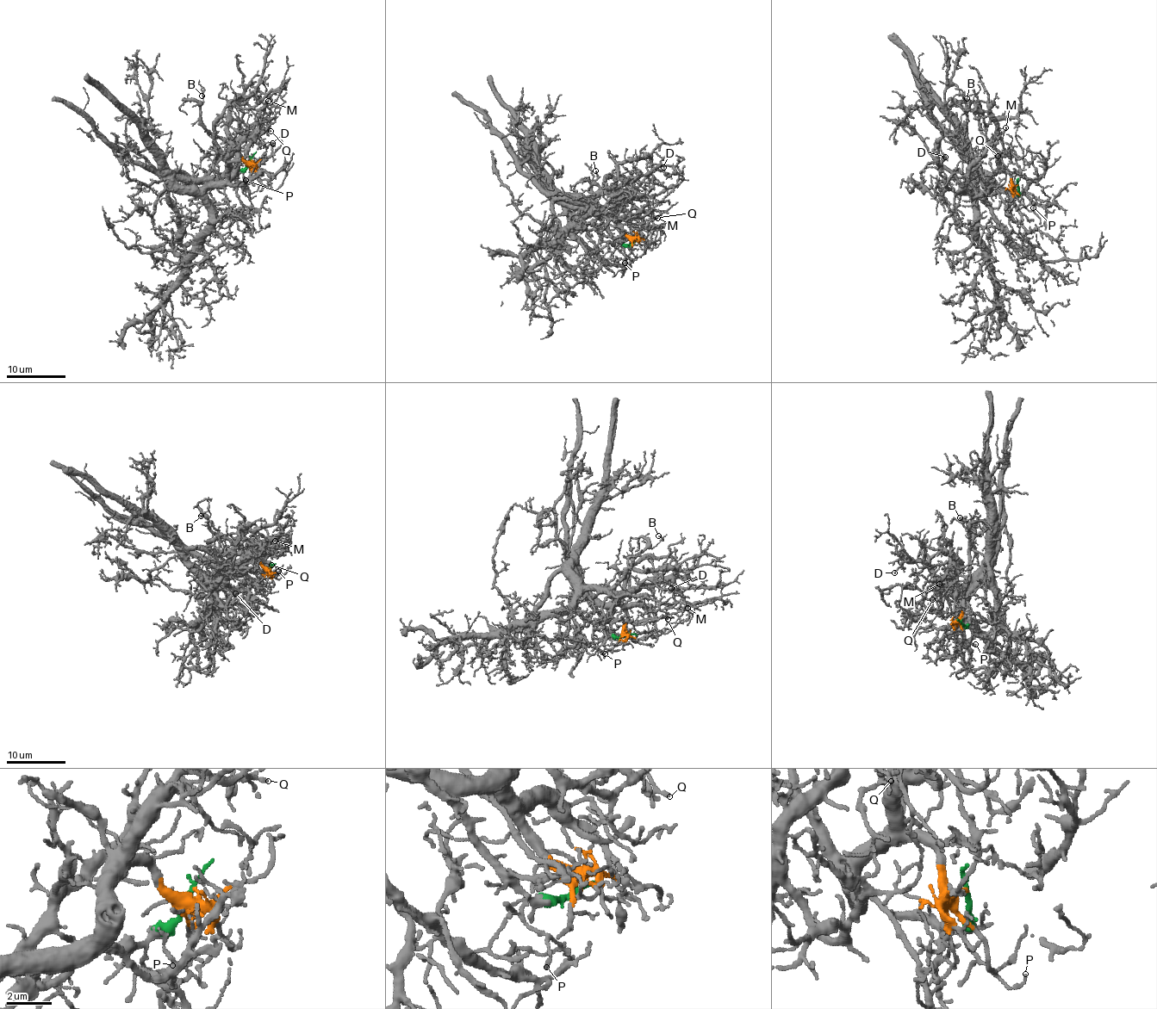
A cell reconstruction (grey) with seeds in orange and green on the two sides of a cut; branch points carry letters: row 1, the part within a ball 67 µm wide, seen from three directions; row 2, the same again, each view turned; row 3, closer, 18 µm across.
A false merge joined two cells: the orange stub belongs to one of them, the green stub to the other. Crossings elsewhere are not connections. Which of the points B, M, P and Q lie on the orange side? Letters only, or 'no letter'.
B, M, Q

